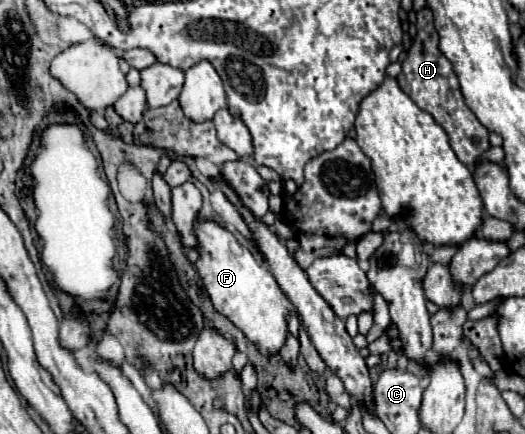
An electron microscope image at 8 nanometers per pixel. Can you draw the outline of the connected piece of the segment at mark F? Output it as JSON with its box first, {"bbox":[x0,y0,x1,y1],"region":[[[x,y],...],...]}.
{"bbox":[193,220,289,356],"region":[[[195,220],[193,224],[193,232],[197,236],[197,254],[199,258],[195,260],[195,268],[203,280],[203,286],[215,306],[215,310],[219,310],[221,314],[225,314],[239,330],[245,332],[245,336],[267,356],[279,352],[279,348],[285,342],[285,336],[289,332],[287,328],[287,306],[281,300],[281,288],[277,286],[277,280],[273,278],[273,274],[259,266],[253,258],[253,254],[241,246],[237,242],[237,238],[225,230],[221,224],[217,224],[215,220]]]}

